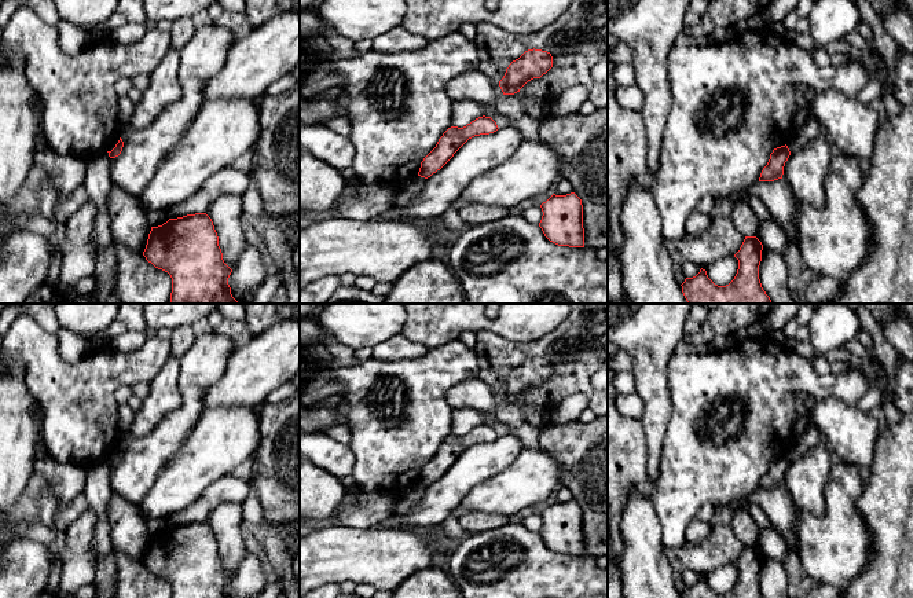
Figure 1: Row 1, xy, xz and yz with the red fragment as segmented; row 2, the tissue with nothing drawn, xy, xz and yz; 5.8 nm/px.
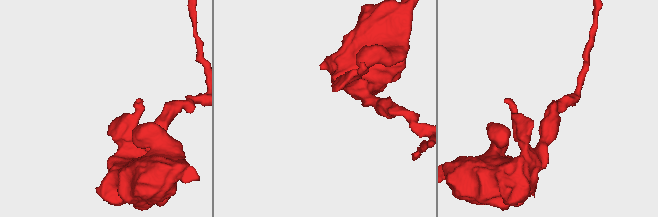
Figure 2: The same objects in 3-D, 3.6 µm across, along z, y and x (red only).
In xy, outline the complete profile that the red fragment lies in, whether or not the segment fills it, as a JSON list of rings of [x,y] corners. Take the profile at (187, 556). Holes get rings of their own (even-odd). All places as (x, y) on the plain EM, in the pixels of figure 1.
[[[206,521],[169,527],[151,535],[143,564],[155,576],[172,586],[172,598],[231,598],[228,586],[232,577],[224,571],[219,544]]]

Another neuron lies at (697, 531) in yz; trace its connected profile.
[[[694,517],[685,531],[685,542],[700,544],[710,536],[711,529],[712,527],[708,522],[704,522]]]

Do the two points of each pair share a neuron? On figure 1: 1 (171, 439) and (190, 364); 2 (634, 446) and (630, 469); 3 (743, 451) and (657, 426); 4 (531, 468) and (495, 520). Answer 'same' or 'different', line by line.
1: same
2: same
3: different
4: different

